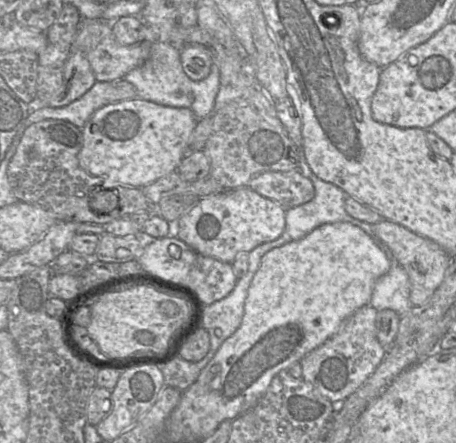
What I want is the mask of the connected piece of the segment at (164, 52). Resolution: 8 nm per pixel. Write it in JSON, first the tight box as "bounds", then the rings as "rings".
{"bounds":[123,42,220,120],"rings":[[[164,42],[153,43],[147,61],[127,73],[123,79],[136,87],[139,99],[163,106],[188,108],[199,120],[214,112],[215,100],[220,87],[220,71],[217,64],[213,62],[208,77],[194,81],[183,70],[180,50]]]}

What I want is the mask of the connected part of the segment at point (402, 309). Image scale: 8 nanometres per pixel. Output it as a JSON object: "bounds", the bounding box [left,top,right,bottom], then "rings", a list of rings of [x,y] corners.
{"bounds":[370,257,414,316],"rings":[[[391,257],[390,270],[375,283],[370,305],[376,310],[391,309],[400,316],[414,307],[410,301],[411,283],[405,269]]]}

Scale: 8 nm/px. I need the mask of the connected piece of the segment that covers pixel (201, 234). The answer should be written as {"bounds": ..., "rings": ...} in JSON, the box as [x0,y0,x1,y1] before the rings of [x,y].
{"bounds":[177,186,286,264],"rings":[[[246,186],[200,197],[199,202],[179,219],[177,237],[201,255],[232,264],[240,254],[278,239],[285,227],[286,210]]]}

